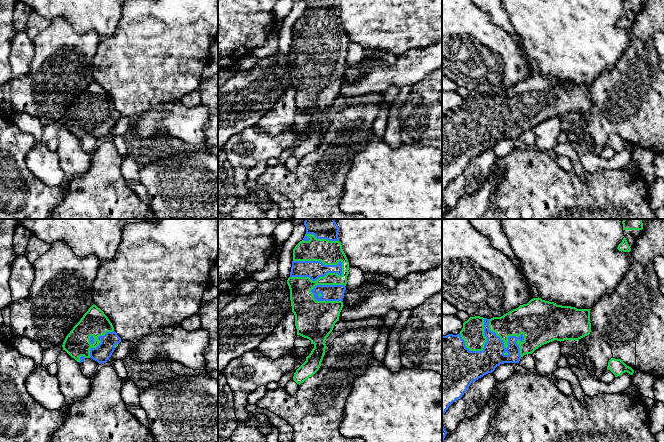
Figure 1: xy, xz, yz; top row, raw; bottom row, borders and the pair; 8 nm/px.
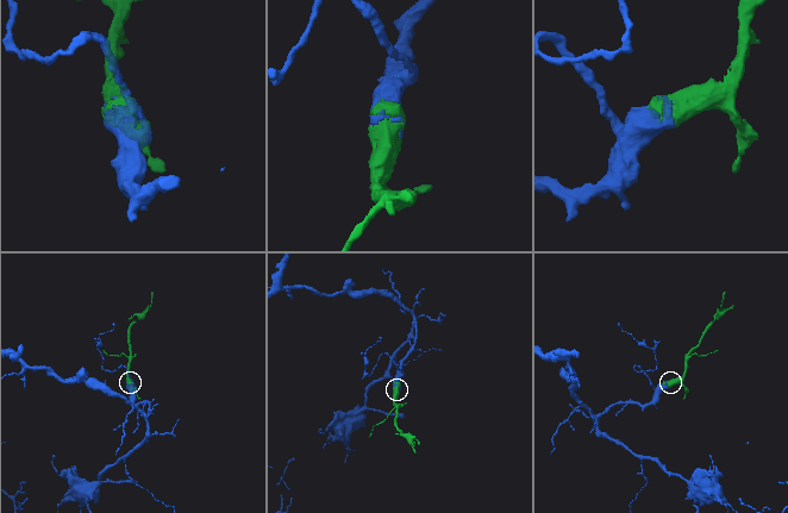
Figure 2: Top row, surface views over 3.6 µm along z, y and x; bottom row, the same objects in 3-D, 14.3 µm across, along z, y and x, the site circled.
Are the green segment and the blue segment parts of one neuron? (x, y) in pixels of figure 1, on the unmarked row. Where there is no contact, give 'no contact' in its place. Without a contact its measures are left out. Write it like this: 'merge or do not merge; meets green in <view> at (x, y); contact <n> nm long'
merge; meets green in xz at (321, 53); contact 440 nm long

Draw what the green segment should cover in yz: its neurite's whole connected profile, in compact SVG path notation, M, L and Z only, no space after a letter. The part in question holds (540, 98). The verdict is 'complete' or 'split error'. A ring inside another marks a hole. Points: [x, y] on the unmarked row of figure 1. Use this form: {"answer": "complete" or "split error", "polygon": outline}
{"answer": "split error", "polygon": "M533 74L527 80L491 95L470 93L459 110L442 112L442 192L472 158L504 139L519 139L526 130L554 116L579 116L591 108L591 85L577 85Z"}

